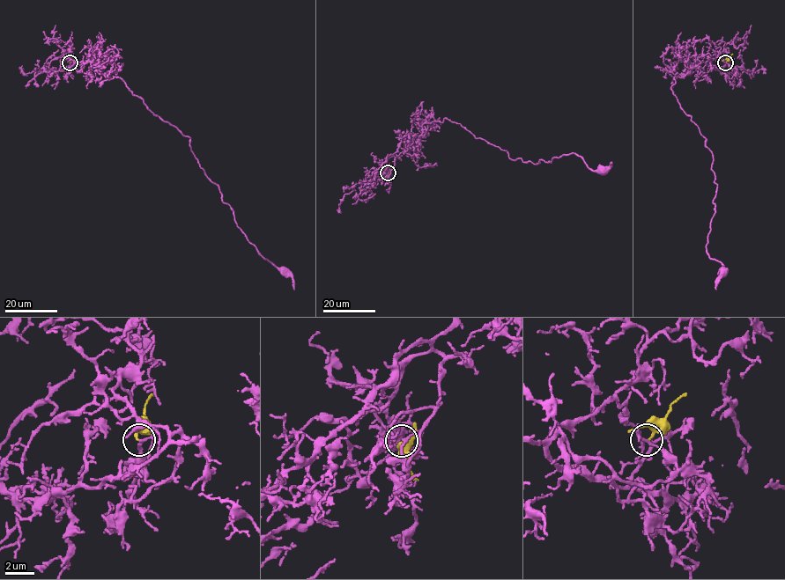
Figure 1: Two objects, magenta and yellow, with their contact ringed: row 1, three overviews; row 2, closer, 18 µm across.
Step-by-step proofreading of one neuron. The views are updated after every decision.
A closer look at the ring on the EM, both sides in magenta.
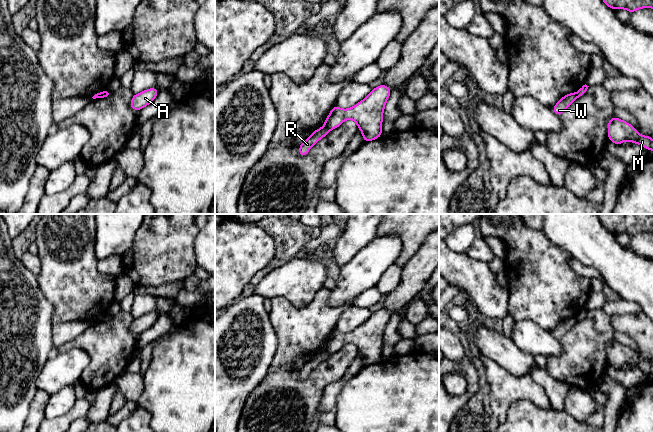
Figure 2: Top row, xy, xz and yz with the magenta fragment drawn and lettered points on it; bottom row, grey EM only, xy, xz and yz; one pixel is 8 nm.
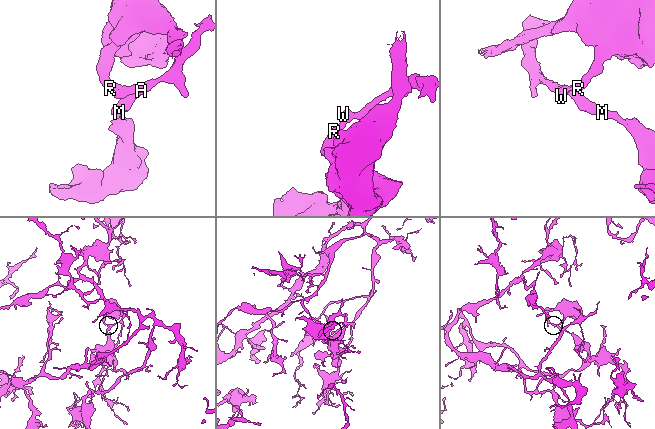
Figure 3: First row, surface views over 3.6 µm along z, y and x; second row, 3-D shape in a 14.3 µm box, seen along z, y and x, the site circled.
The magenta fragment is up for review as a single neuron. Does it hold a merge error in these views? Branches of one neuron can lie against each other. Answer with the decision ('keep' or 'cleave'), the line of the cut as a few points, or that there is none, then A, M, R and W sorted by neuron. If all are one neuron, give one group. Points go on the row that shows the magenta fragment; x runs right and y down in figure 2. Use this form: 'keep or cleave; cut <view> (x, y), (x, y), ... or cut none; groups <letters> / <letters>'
cleave; cut xz (324, 126), (330, 129); groups A M W / R

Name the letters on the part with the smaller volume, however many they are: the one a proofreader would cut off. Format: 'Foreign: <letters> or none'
Foreign: R

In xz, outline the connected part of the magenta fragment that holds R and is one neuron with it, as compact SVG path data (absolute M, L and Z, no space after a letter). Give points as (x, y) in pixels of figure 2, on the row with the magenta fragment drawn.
M321 127L313 131L312 135L309 136L303 143L299 145L299 155L301 157L305 156L308 151L323 137L329 134L330 129Z

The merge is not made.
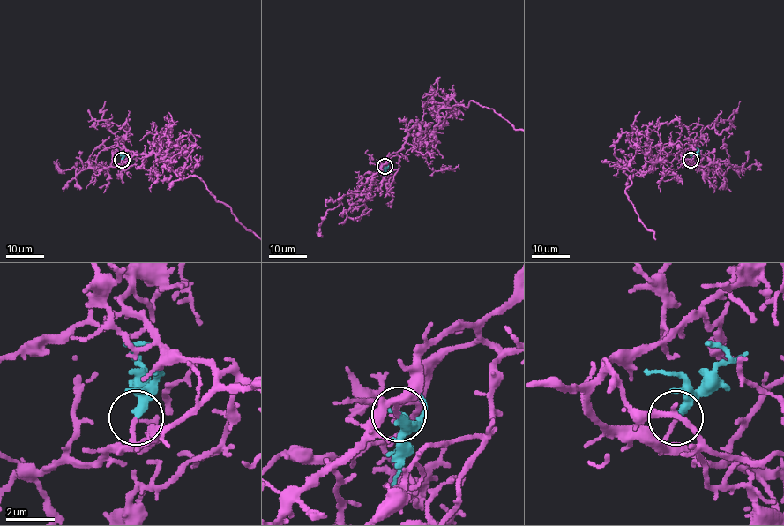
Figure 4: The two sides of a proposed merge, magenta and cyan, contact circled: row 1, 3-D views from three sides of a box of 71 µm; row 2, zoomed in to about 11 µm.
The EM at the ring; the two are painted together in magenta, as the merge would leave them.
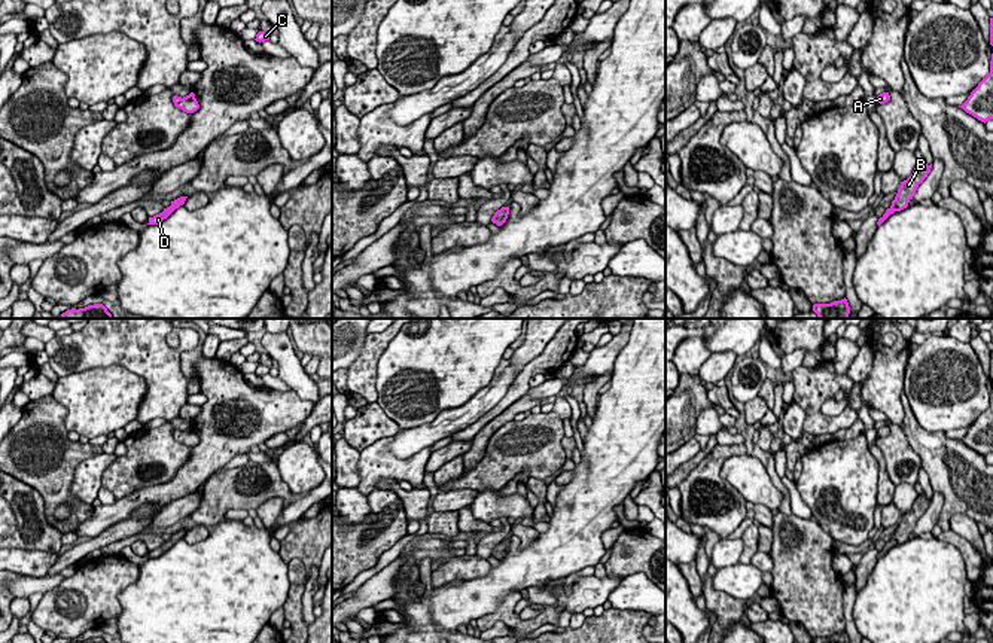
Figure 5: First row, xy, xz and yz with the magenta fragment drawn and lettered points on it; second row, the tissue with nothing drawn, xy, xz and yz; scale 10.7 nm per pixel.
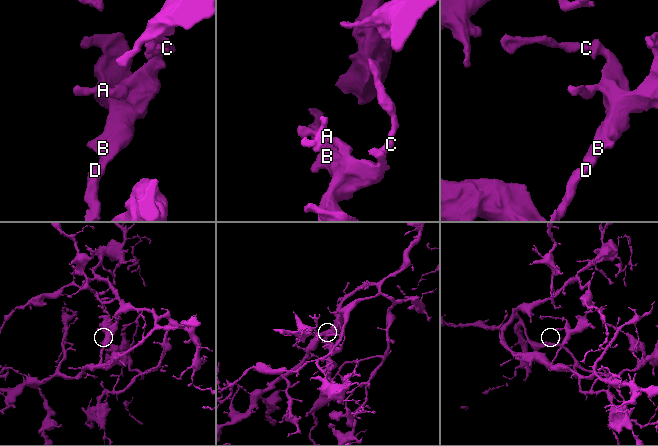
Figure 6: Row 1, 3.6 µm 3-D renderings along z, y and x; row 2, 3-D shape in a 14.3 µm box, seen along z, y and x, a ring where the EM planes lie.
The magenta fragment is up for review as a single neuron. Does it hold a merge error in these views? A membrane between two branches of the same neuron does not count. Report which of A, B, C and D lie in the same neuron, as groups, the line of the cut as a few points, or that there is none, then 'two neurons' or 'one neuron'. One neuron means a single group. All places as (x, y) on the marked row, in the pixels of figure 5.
groups A B C D; cut none; one neuron

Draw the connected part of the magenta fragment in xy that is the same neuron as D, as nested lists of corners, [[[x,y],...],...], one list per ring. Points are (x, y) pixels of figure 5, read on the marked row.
[[[180,196],[174,201],[171,201],[171,205],[164,208],[162,213],[153,216],[153,217],[149,217],[149,223],[147,225],[158,225],[161,223],[164,219],[167,219],[176,208],[179,208],[180,205],[185,204],[188,196]]]

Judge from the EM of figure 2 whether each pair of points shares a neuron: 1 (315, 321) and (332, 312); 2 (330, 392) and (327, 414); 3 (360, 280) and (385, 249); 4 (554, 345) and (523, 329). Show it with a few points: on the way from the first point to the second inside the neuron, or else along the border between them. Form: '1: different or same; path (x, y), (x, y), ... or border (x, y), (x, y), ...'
1: same; path (319, 319), (328, 315)
2: same; path (329, 397), (328, 409)
3: same; path (362, 272), (377, 256)
4: same; path (546, 344), (535, 341), (531, 337)

